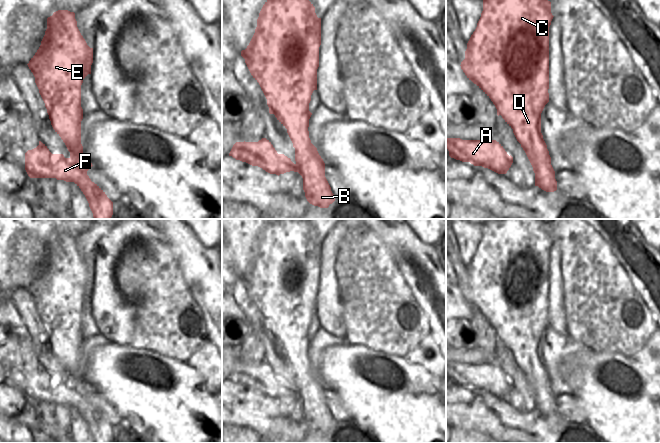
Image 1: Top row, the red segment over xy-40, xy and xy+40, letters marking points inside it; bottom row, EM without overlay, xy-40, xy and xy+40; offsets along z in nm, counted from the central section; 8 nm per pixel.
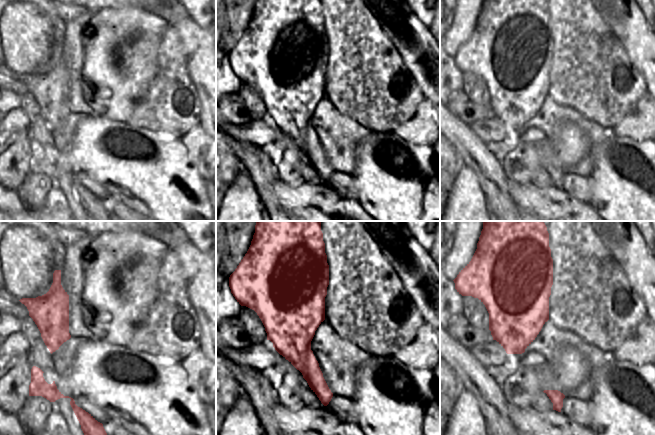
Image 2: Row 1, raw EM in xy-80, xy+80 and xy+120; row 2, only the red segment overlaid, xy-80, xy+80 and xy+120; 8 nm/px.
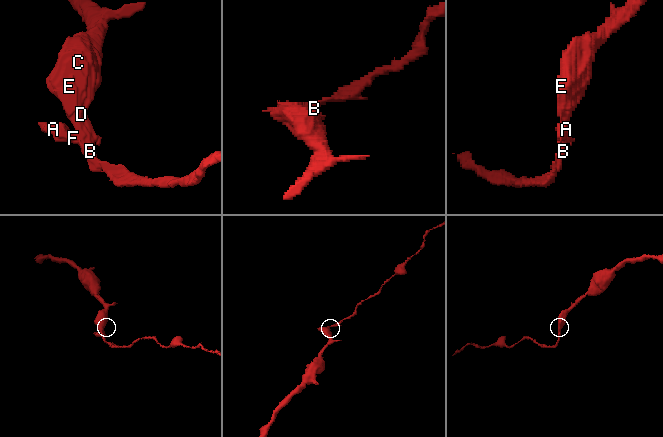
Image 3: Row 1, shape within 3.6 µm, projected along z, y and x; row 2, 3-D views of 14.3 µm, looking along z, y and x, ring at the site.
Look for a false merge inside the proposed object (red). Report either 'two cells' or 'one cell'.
two cells

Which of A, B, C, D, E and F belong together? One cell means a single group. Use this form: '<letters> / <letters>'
A B F / C D E

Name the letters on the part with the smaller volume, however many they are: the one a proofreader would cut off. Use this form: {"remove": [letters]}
{"remove": ["A", "B", "F"]}

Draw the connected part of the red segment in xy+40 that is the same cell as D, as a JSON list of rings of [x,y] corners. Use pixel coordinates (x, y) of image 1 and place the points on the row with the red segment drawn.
[[[483,0],[481,17],[467,43],[465,59],[460,65],[467,78],[491,99],[497,109],[497,115],[501,115],[505,122],[513,129],[513,133],[520,144],[533,145],[535,135],[541,132],[541,113],[549,102],[549,27],[553,17],[551,2],[548,0]]]

